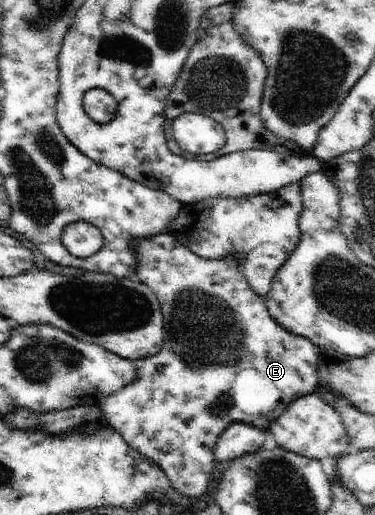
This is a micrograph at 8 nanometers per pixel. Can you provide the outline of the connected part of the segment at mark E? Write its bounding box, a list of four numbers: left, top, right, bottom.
[98,232,322,496]

